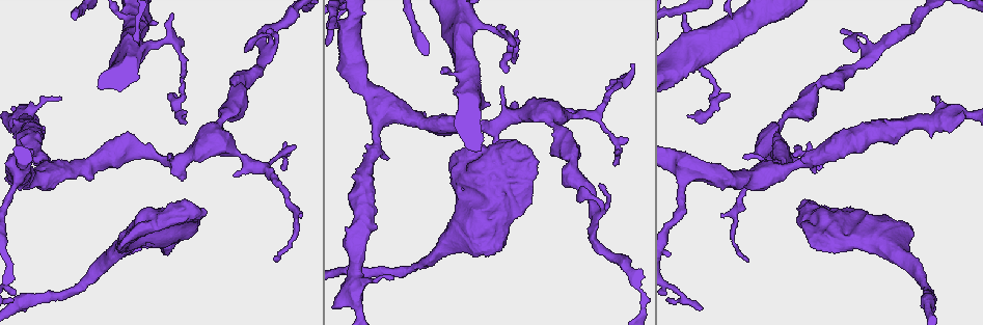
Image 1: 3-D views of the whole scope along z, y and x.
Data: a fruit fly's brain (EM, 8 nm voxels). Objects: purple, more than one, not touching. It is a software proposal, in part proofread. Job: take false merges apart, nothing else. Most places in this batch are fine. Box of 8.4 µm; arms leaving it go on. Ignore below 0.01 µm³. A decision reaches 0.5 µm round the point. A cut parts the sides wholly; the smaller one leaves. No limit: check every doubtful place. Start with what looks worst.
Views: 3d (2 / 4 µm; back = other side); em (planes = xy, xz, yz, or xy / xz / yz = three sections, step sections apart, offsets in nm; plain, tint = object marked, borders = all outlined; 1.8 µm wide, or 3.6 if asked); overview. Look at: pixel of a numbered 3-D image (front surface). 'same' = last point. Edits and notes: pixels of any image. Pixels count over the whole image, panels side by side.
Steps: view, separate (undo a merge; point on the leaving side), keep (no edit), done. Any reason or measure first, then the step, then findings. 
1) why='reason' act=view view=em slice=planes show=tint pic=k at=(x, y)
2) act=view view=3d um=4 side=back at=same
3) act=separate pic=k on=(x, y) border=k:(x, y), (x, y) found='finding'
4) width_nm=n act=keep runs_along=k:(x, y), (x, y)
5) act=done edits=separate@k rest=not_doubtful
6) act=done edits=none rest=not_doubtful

why='four-way junction' act=view view=em um=3.6 slice=yz step=8 show=tint pic=1 at=(143, 48)

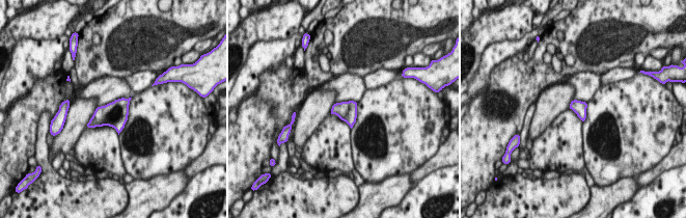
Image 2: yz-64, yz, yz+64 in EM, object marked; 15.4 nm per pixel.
act=view view=em um=3.6 slice=planes show=tint at=same

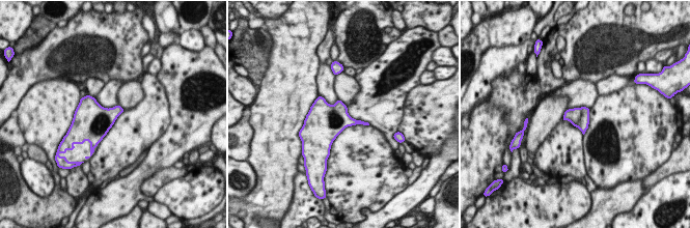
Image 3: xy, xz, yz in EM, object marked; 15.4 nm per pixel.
width_nm=320 act=keep found='one cell here'

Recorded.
act=view view=em slice=planes show=borders pic=1 at=(262, 51)

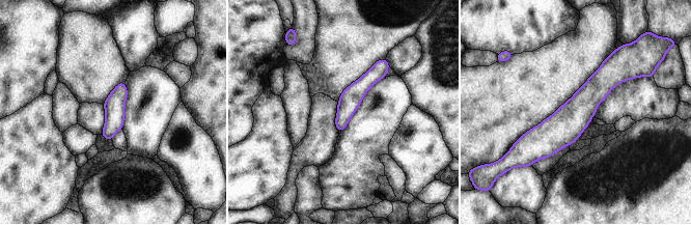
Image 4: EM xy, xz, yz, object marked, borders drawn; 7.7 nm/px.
act=keep found='all the same cell'

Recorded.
why='abrupt turn' act=view view=em slice=planes show=tint pic=1 at=(176, 42)

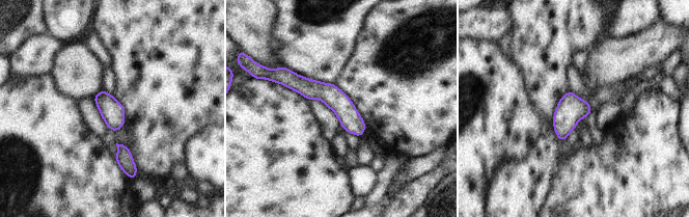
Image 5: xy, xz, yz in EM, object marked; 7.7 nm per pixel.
act=keep runs_along=5:(288, 77), (325, 91), (362, 129) found='all the same cell'

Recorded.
why='sharp bend' act=view view=em slice=xz step=8 show=tint pic=1 at=(178, 107)

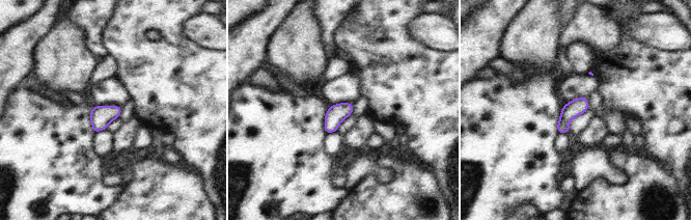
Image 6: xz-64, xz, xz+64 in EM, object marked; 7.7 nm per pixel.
why='cut it another way' act=view view=em slice=planes show=tint at=same

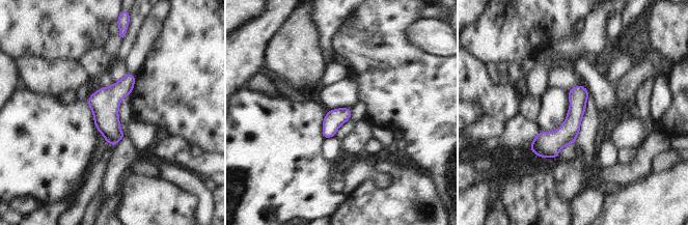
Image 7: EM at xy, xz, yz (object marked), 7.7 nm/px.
act=keep runs_along=7:(583, 89), (573, 121), (532, 147) found='continuous, no second cell'

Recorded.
act=done edits=none rest=not_doubtful

